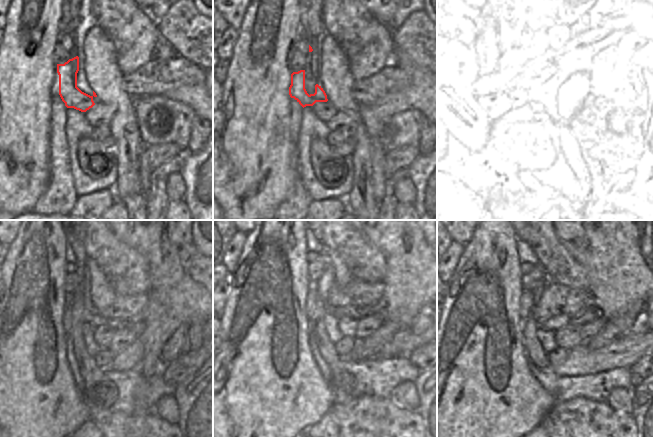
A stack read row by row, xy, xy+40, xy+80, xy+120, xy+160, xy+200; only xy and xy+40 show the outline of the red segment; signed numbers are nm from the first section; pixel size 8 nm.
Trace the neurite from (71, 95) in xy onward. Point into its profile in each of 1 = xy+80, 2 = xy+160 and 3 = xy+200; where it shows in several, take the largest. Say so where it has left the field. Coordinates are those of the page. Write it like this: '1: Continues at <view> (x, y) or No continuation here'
1: Continues at xy+80 (539, 93)
2: Continues at xy+160 (321, 322)
3: Continues at xy+200 (562, 320)

